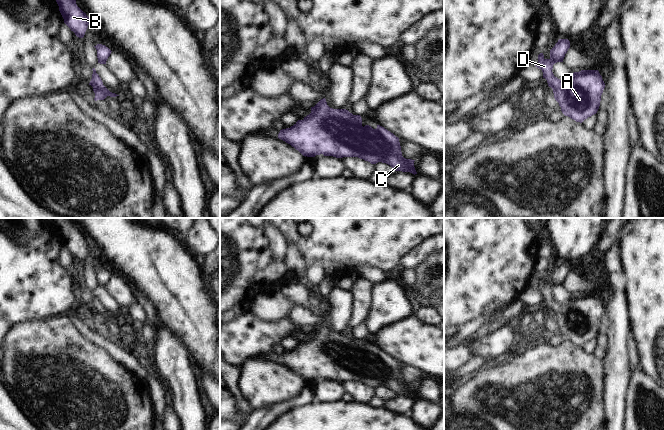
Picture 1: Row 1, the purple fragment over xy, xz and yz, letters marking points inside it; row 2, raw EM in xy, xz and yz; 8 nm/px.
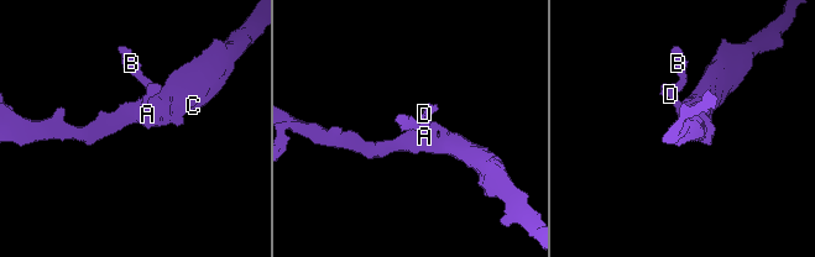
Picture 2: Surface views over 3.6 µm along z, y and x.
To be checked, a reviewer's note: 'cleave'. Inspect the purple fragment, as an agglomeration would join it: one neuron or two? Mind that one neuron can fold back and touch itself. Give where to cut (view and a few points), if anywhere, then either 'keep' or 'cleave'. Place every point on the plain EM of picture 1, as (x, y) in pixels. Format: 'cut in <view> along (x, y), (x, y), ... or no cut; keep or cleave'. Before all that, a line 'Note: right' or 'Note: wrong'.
Note: wrong
no cut; keep

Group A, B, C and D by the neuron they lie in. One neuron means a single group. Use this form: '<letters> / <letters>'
A B C D

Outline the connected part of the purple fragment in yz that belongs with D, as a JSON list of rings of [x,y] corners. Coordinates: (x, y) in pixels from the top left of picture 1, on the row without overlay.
[[[559,263],[550,274],[550,282],[545,283],[543,277],[540,277],[535,290],[542,294],[543,302],[553,313],[554,322],[559,327],[562,337],[582,347],[597,337],[605,307],[598,294],[574,296],[564,304],[555,301],[552,296],[553,289],[563,286],[569,272],[568,263]]]

